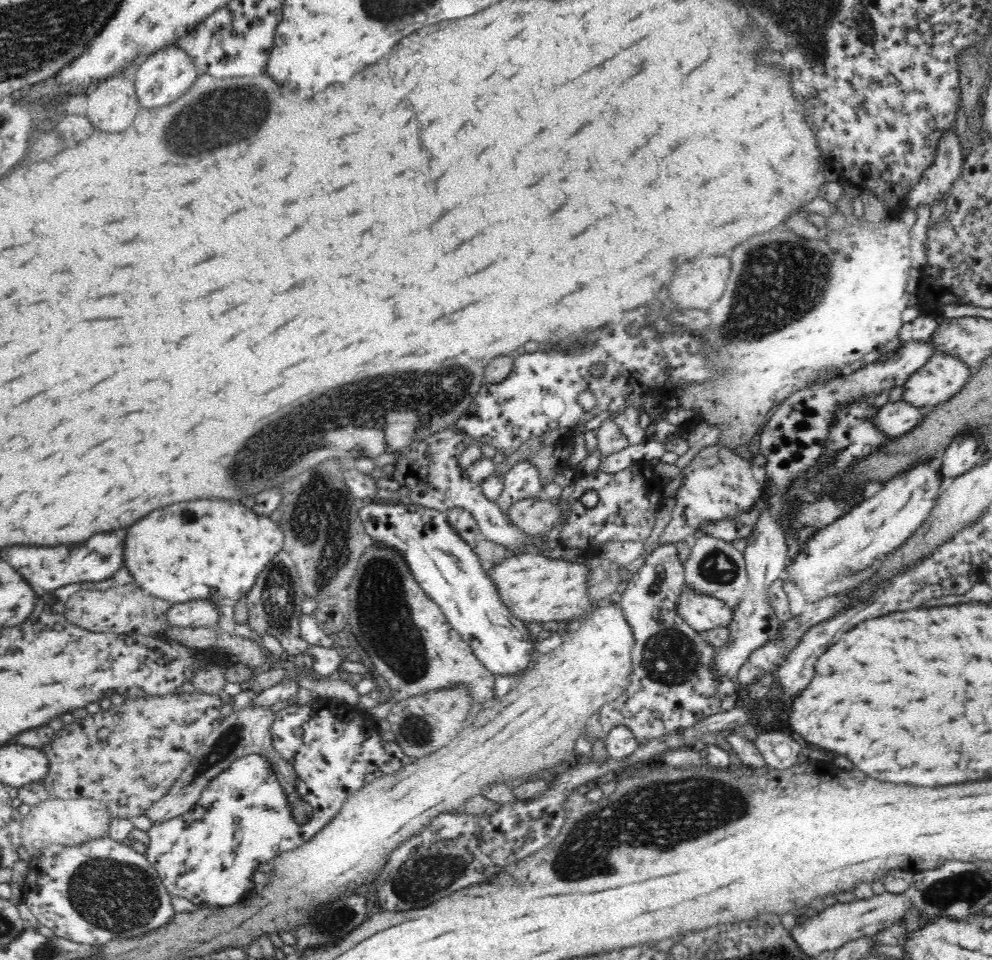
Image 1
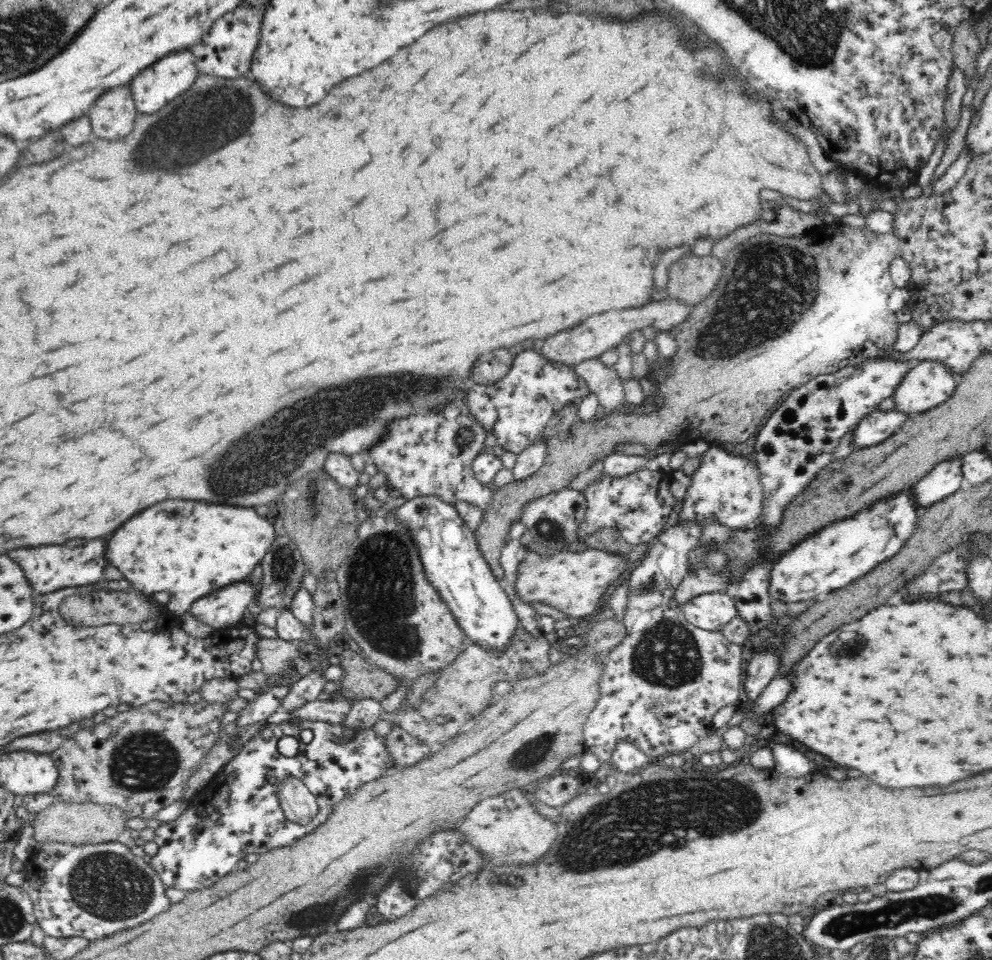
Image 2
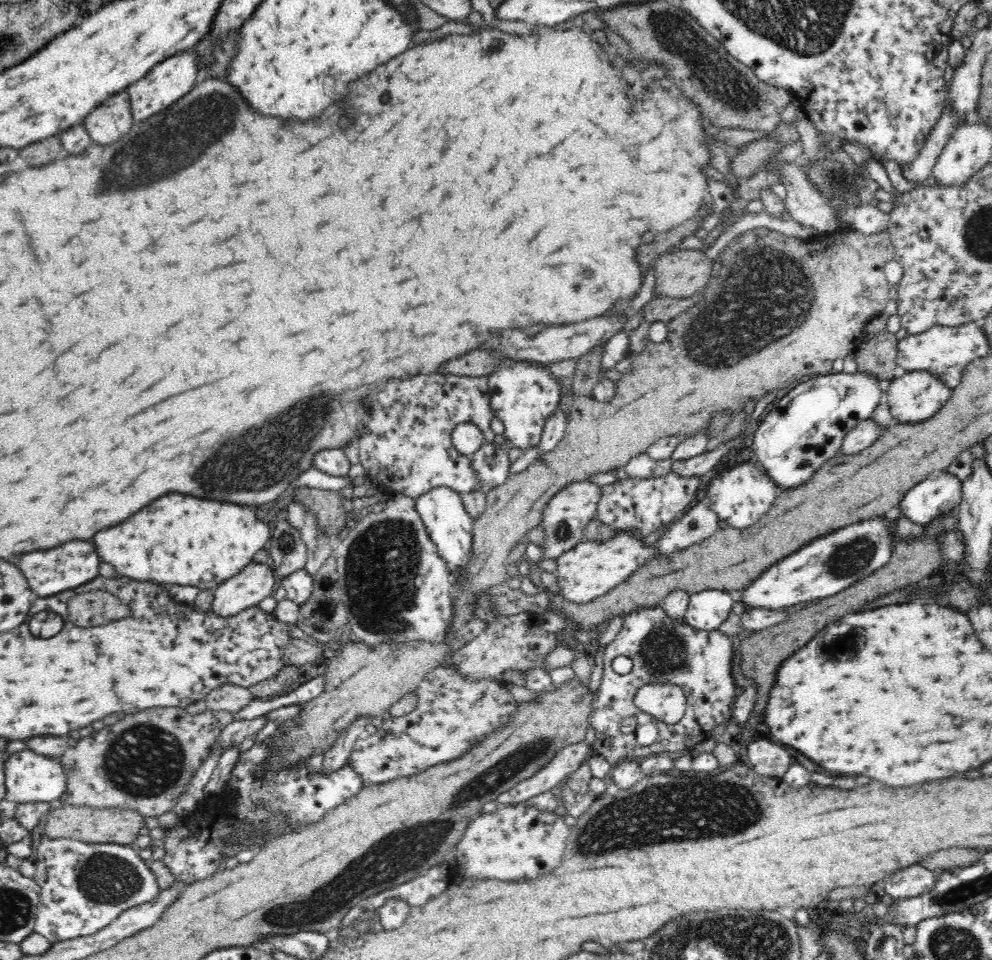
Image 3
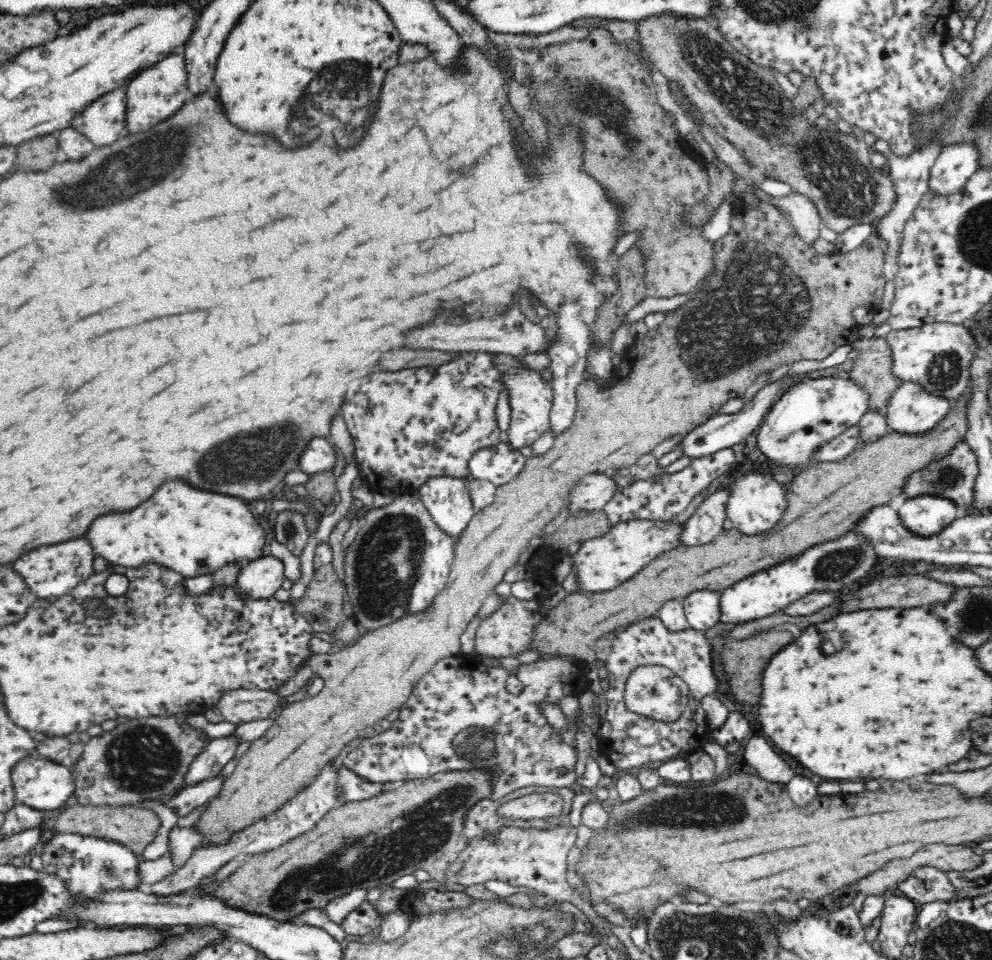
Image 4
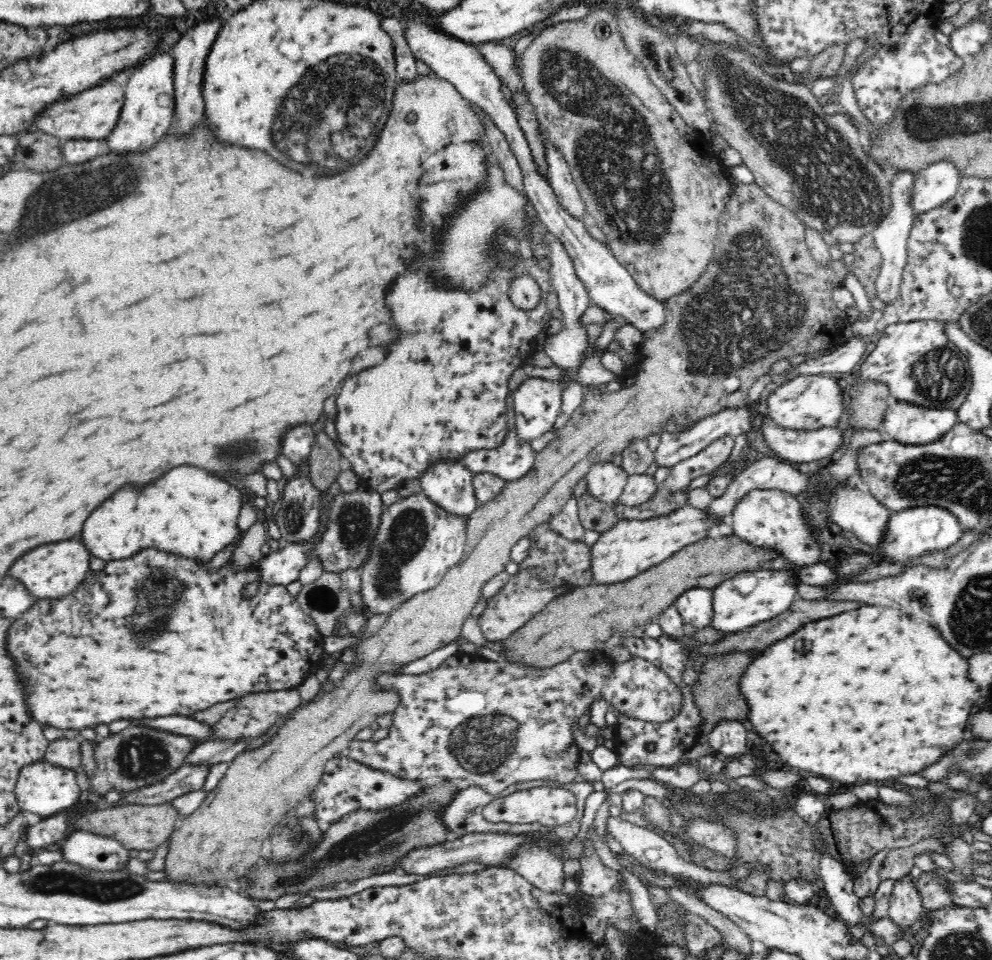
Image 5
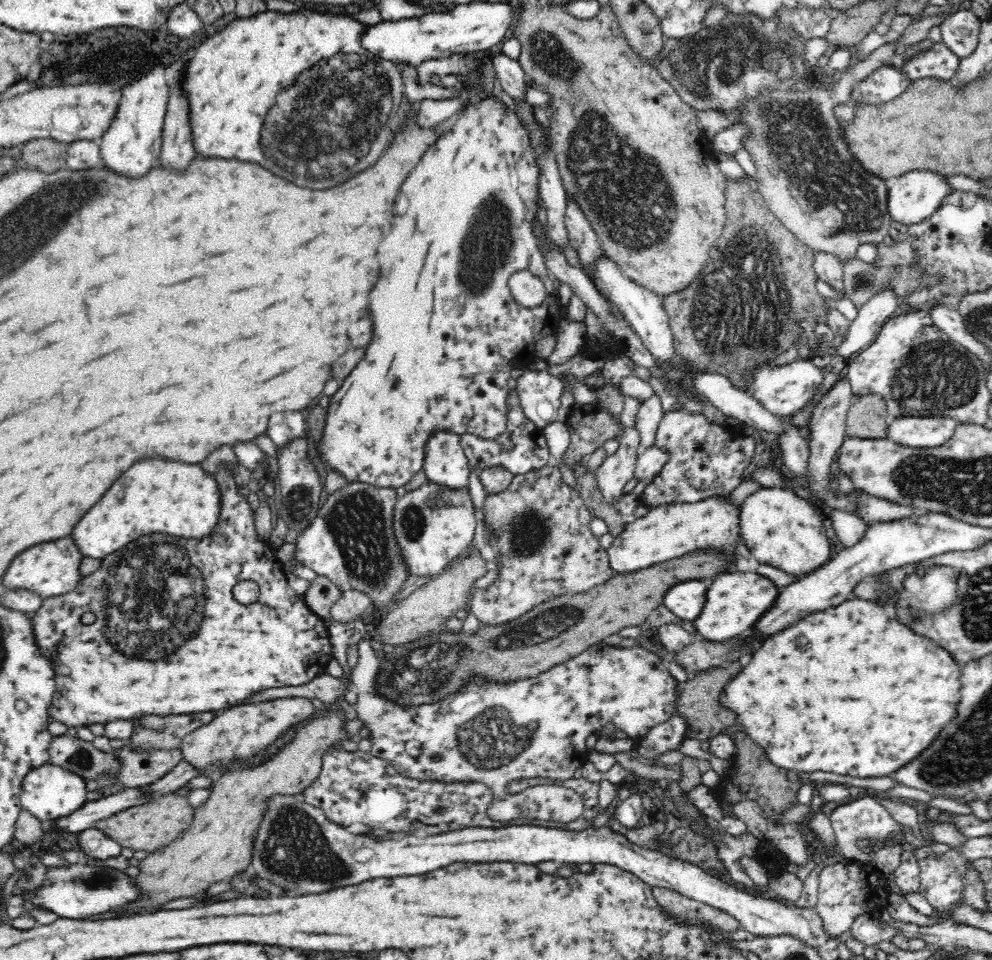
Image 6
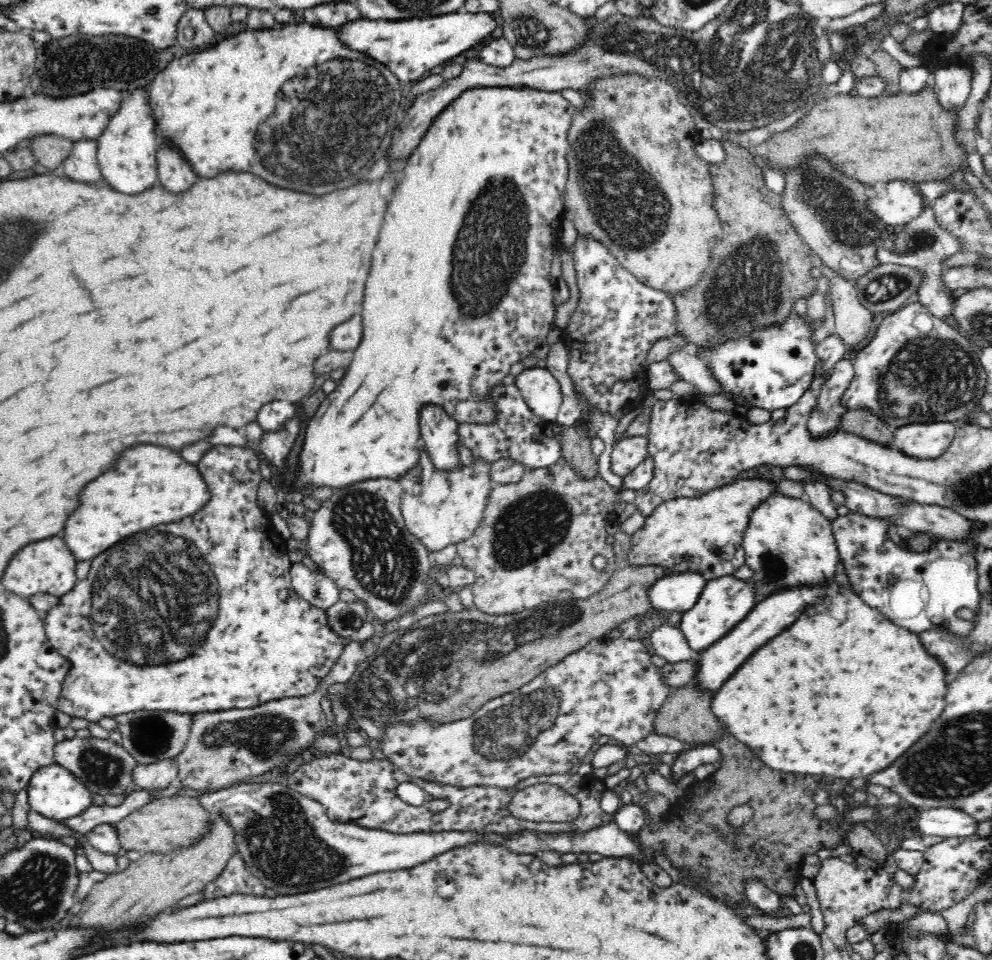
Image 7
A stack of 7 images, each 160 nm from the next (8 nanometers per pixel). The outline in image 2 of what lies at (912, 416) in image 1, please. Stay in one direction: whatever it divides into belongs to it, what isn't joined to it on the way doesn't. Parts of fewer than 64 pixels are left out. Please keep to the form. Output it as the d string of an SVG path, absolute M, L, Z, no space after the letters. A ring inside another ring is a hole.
M897 408L877 409L868 413L853 430L856 447L869 447L884 442L895 434L907 418L908 415Z

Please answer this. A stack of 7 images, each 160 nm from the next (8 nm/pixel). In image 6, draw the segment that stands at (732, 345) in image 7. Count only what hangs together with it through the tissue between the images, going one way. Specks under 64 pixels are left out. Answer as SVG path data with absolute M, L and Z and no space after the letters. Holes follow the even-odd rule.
M811 357L805 360L799 358L783 366L760 365L752 371L750 393L764 405L766 410L778 417L792 417L806 405L812 404L824 380L822 369L812 363Z

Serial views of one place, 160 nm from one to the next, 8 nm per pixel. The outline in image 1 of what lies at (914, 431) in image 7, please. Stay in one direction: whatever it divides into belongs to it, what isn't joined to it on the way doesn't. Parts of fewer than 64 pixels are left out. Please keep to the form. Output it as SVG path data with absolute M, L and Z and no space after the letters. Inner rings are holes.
M936 352L903 384L903 399L918 407L933 408L945 403L966 386L971 367L958 356Z

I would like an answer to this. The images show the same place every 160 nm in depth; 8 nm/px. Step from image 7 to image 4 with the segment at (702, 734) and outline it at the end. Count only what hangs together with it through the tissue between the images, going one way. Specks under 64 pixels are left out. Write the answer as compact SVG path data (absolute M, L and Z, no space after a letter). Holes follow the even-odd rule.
M772 627L745 640L732 639L720 650L722 667L724 665L724 672L730 681L728 682L730 692L734 694L734 702L738 703L738 707L744 704L751 707L758 705L758 700L761 698L760 694L762 694L762 676L764 676L764 670L768 666L768 660L774 658L776 652L782 652L792 642L794 642L794 635L790 630L776 630Z

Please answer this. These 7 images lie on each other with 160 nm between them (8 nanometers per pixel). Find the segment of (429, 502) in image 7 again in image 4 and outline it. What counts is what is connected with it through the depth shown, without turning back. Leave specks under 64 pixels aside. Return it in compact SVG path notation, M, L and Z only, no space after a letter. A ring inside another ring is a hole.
M416 493L402 494L389 504L366 512L353 542L344 549L342 562L343 600L351 604L356 623L368 632L388 626L405 616L429 611L449 579L455 556L454 548L454 539L438 529Z

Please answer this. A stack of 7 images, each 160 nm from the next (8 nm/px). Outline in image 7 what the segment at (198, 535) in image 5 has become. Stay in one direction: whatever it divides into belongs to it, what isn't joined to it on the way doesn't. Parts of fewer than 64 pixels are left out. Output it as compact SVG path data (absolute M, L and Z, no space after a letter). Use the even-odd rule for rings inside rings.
M142 444L136 448L126 450L120 456L120 462L114 470L102 474L102 478L90 482L80 500L82 504L76 508L76 512L70 516L64 528L64 540L72 554L78 560L92 560L98 554L102 554L108 546L114 546L118 540L136 534L140 530L148 530L156 524L178 523L186 517L201 511L209 503L211 494L202 473L196 464L180 458L176 452L160 446Z

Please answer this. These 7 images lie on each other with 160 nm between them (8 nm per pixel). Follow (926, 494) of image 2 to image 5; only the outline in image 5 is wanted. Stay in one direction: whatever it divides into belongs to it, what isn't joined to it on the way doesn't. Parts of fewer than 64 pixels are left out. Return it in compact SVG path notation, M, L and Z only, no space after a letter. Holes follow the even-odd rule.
M934 505L906 508L906 510L890 515L885 539L878 550L882 554L879 560L884 561L884 556L889 554L886 558L890 558L891 562L904 564L908 558L916 558L925 553L942 550L942 548L958 542L960 536L962 536L962 526L959 518L947 508Z

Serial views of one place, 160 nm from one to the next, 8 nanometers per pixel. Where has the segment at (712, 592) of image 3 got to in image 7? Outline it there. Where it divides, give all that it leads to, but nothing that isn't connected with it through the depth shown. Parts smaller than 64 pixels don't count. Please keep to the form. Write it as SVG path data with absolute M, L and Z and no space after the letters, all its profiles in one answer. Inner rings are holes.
M695 572L670 573L650 587L649 601L652 608L684 614L698 602L706 583L707 580Z

